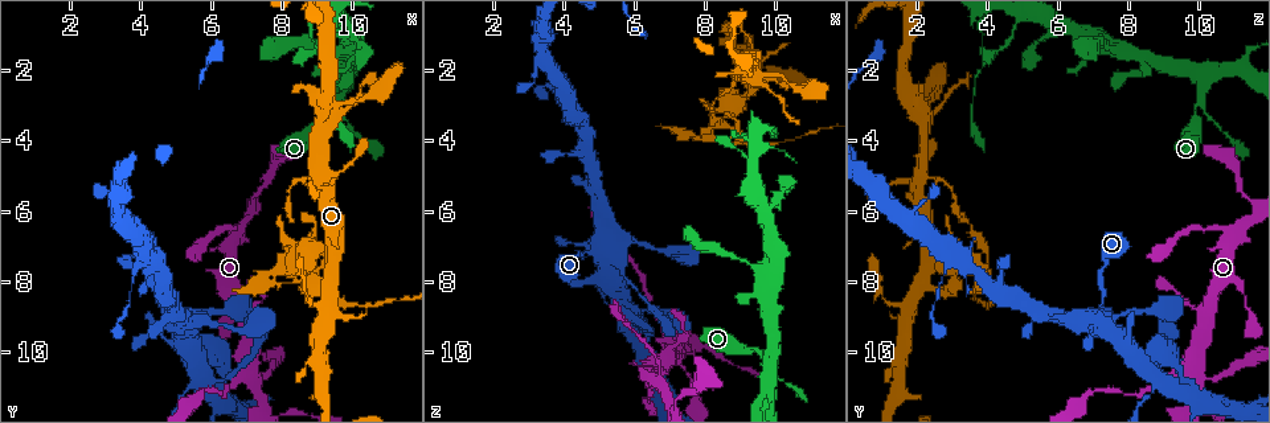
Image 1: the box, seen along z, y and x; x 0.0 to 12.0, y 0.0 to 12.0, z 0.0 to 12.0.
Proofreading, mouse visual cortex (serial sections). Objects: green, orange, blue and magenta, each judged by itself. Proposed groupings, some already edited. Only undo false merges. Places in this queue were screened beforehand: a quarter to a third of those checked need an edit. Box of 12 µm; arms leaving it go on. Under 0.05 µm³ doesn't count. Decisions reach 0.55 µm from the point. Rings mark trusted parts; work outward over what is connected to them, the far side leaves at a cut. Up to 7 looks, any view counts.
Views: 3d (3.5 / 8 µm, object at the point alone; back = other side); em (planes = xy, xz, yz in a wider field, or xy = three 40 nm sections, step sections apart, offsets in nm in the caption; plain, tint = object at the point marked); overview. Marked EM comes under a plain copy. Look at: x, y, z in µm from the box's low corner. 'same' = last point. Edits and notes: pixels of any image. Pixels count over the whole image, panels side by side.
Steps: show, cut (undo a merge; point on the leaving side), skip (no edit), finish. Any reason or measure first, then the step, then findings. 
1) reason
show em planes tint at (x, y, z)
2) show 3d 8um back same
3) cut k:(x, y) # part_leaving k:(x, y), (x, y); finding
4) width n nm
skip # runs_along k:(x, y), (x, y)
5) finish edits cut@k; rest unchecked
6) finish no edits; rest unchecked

side arm on a straight run
show 3d 3.5um at (9.5, 3.0, 10.0)

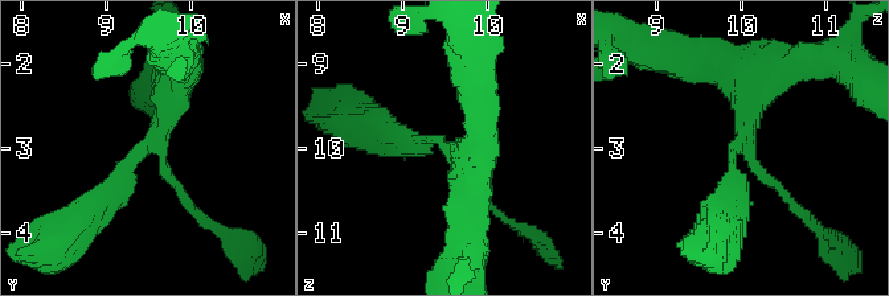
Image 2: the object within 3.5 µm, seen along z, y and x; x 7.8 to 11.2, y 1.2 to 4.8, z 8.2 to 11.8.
arms 3; arm_widths 100, 300, 350 nm; need the tissue
show em xy step 1 tint at (9.45, 3.00, 9.95)

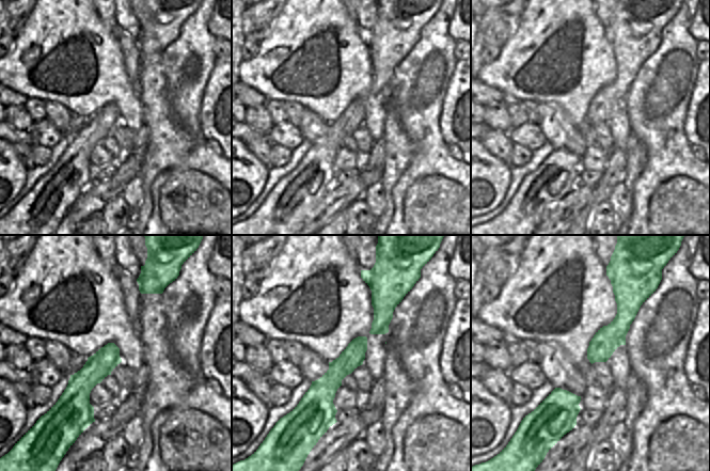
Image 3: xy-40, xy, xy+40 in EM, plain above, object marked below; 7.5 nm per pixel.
skip # runs_along 2:(85, 217), (167, 123), (179, 74); all the same cell

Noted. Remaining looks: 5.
four-way junction
show 3d 3.5um at (7.0, 10.3, 9.8)

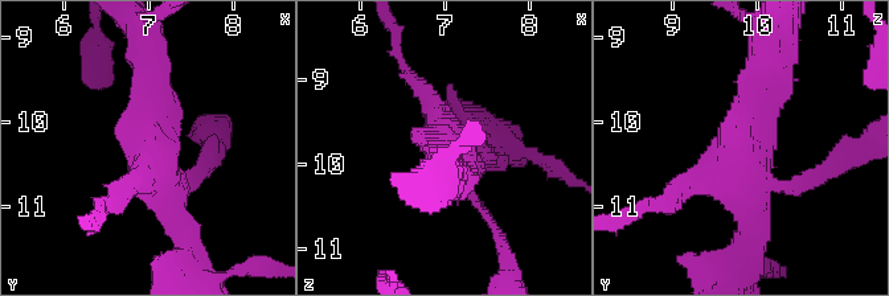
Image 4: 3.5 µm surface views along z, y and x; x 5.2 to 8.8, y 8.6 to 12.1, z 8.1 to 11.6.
arms 4; arm_widths 200, 250, 300, 350 nm
show em xy step 3 tint at (7.00, 10.30, 9.80)

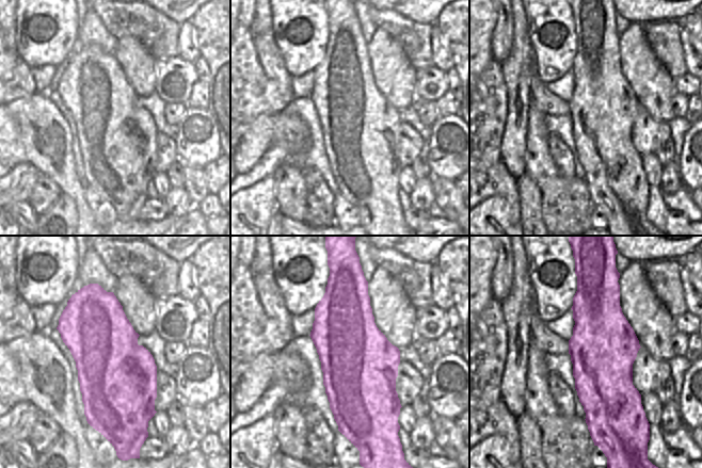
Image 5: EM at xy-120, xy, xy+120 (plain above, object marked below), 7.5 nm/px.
skip # runs_along 4:(155, 66), (146, 147), (179, 225); all the same cell

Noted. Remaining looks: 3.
two arms in line, one across
show 3d 3.5um back at (9.0, 5.0, 2.1)

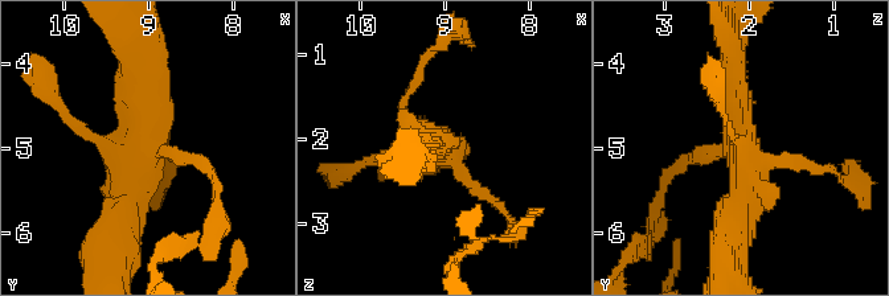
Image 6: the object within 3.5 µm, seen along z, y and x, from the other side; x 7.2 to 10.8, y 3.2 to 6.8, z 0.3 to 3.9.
show em xy step 5 tint at (9.10, 5.00, 2.10)

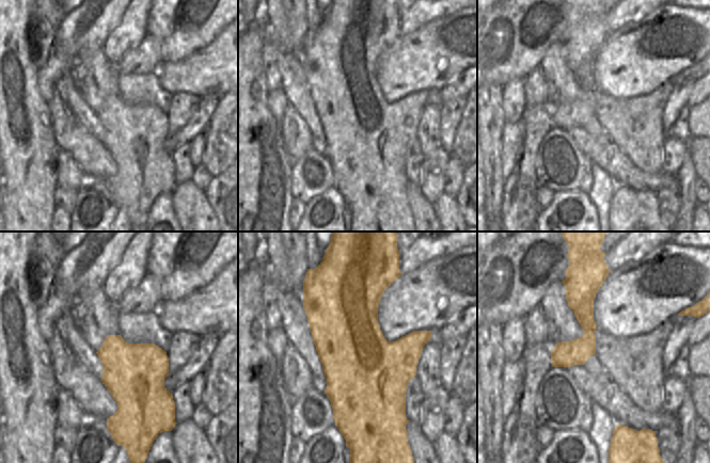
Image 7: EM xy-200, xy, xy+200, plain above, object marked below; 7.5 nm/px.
skip # one cell here

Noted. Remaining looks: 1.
finish no edits; rest unchecked

